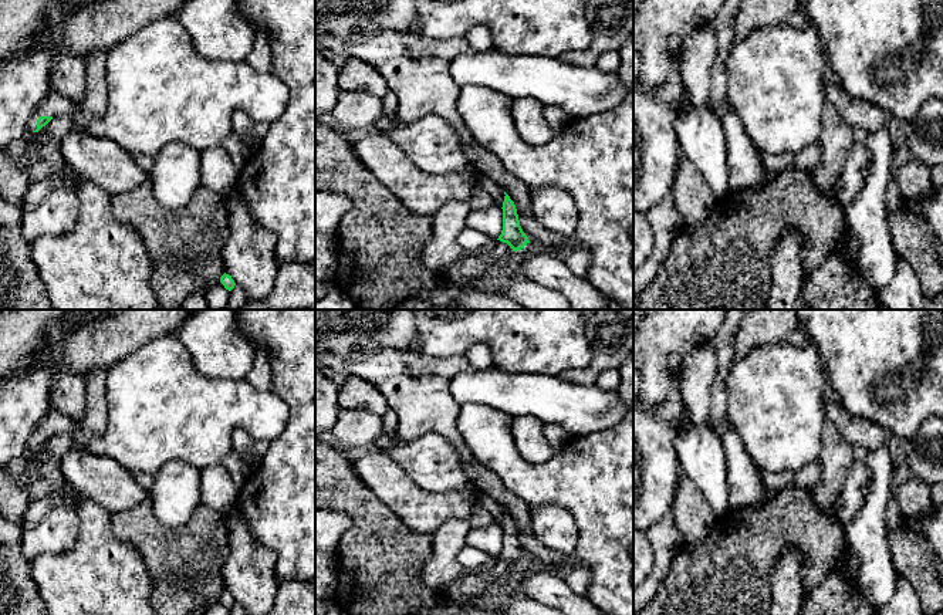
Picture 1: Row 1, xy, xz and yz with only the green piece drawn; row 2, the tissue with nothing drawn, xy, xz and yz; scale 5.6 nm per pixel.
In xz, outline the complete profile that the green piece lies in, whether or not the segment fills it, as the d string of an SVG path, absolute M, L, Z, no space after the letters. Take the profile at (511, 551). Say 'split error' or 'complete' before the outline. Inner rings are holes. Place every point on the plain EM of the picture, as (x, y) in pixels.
complete; M504 510L503 520L503 548L497 558L507 561L513 570L524 567L530 558L523 550L517 533L517 527L510 514Z

